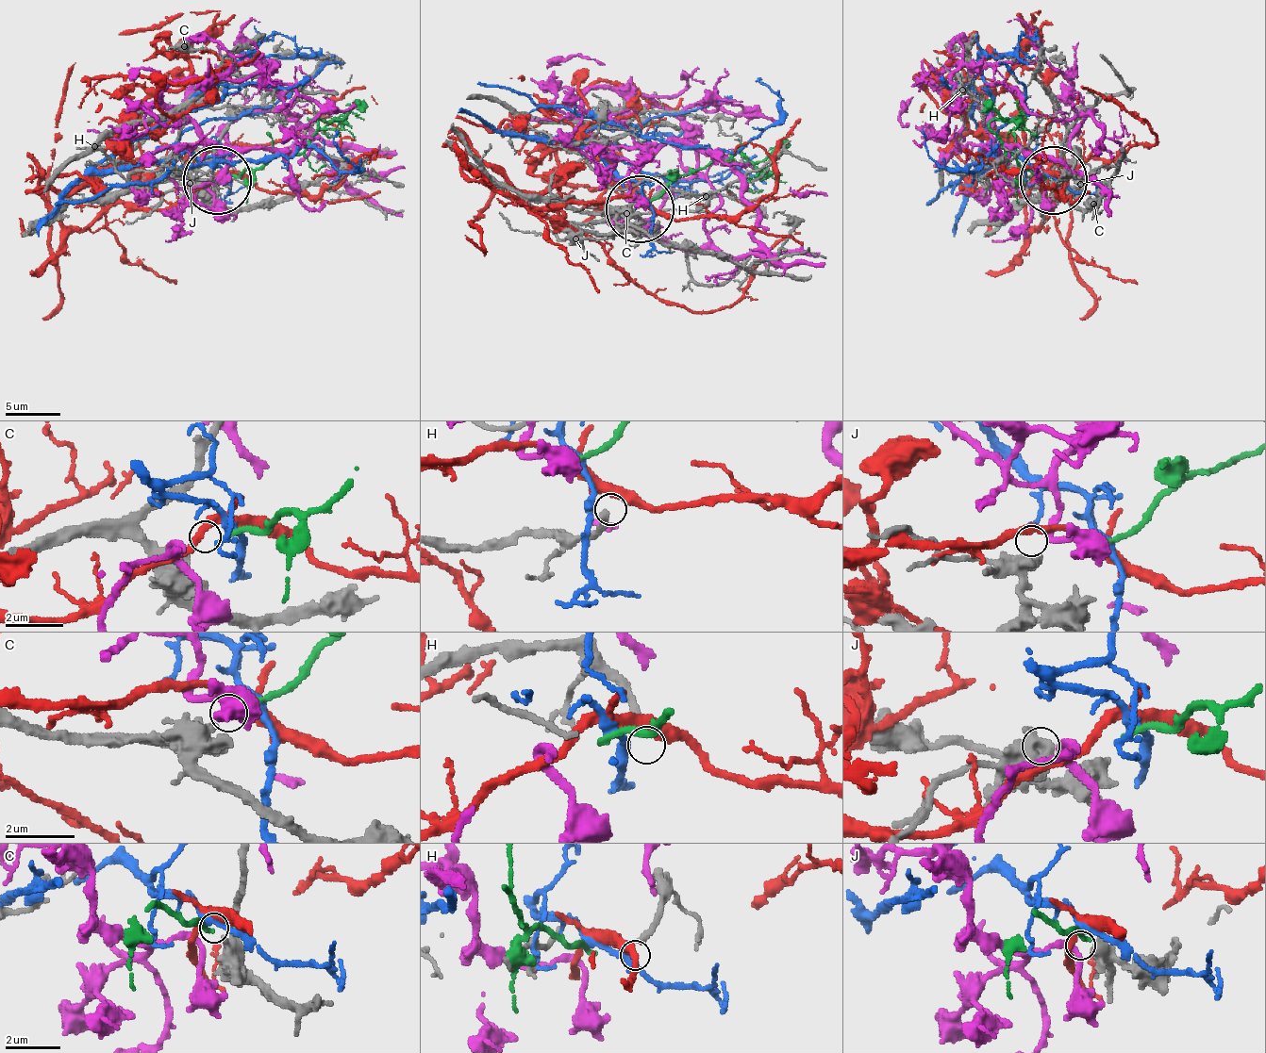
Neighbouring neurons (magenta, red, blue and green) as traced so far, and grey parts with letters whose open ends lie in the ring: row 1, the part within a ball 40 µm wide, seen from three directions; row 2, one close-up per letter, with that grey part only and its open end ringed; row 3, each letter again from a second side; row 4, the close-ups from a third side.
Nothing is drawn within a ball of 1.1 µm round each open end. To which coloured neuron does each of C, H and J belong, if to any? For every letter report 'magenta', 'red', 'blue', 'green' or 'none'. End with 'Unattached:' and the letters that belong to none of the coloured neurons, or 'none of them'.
C: green
H: none
J: magenta
Unattached: H

